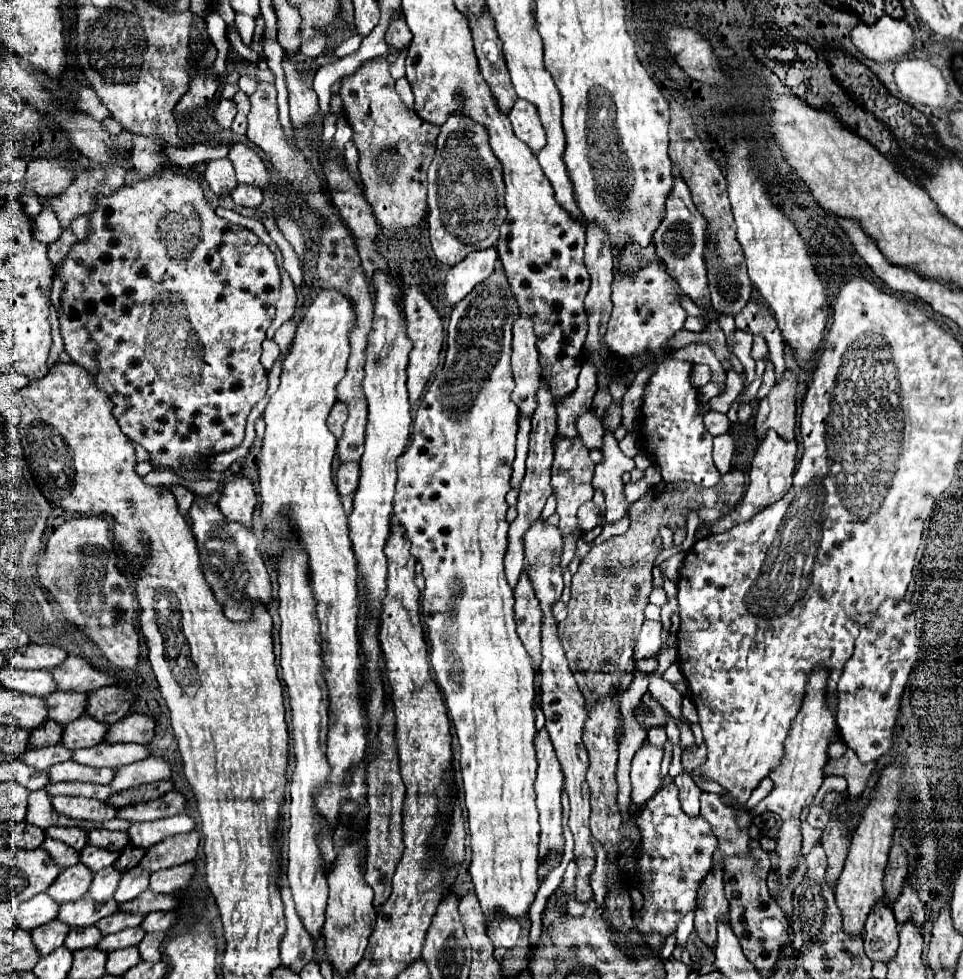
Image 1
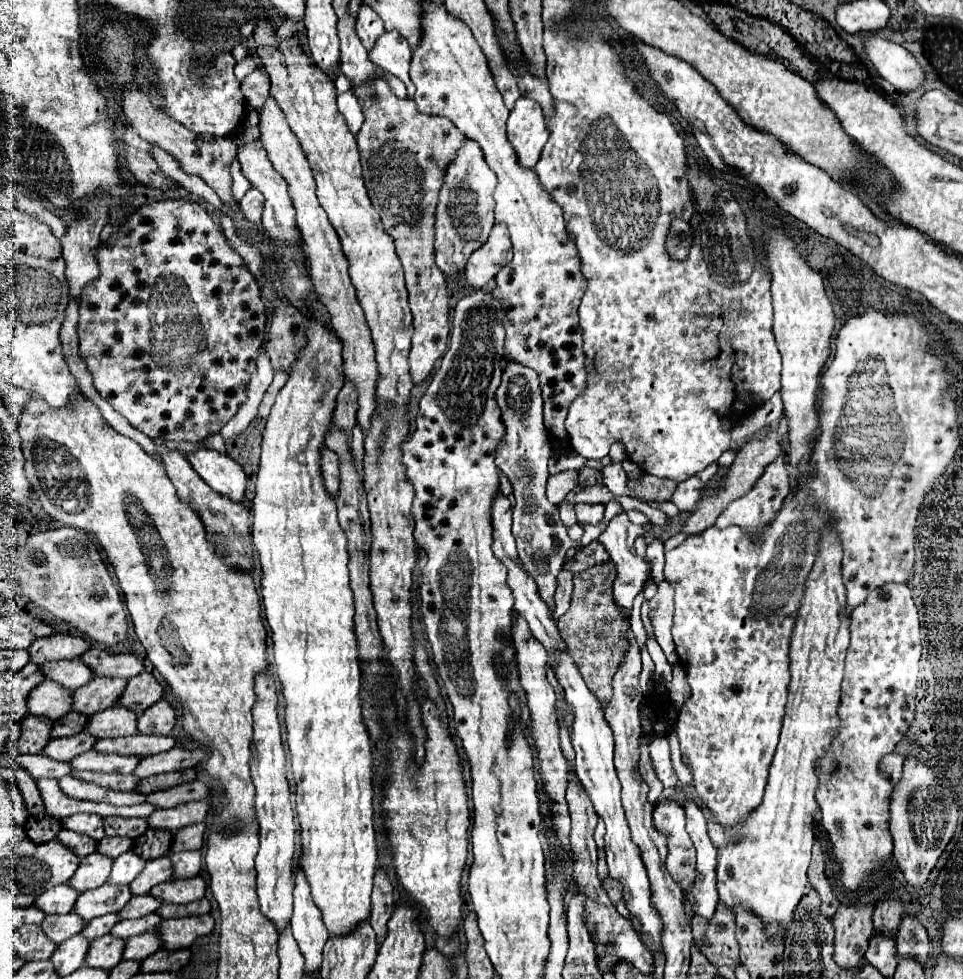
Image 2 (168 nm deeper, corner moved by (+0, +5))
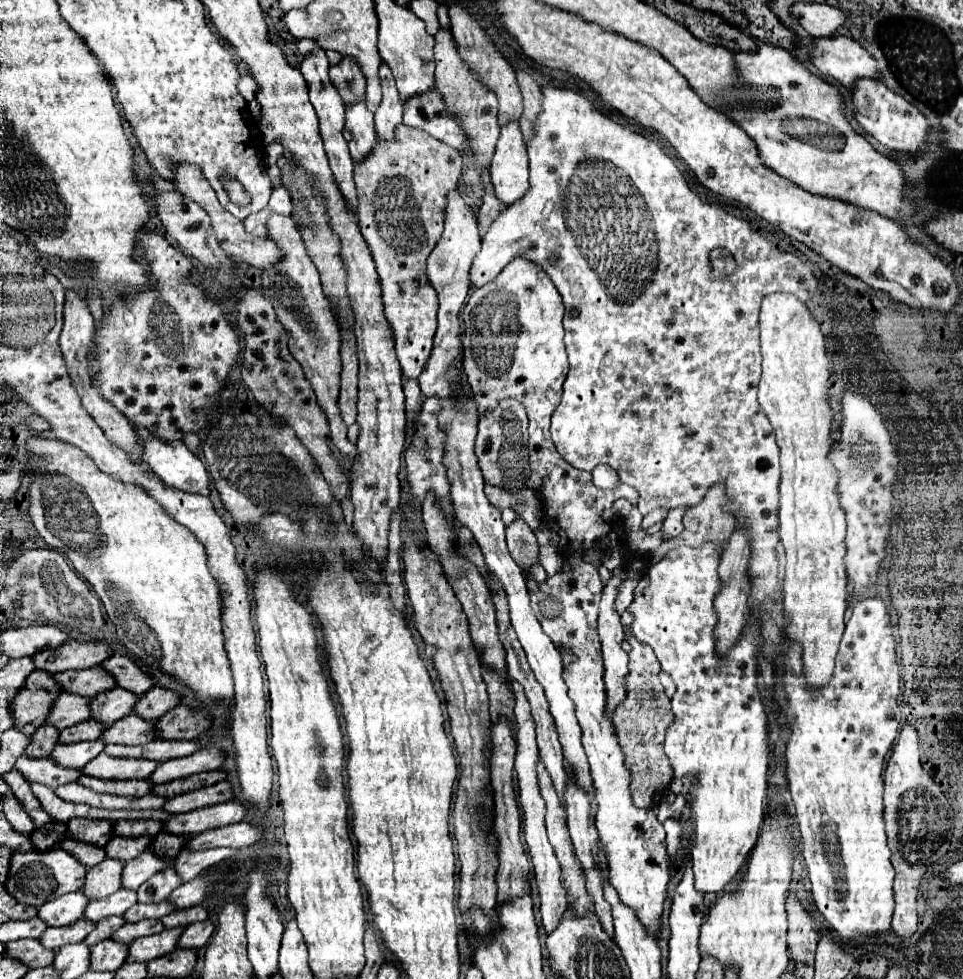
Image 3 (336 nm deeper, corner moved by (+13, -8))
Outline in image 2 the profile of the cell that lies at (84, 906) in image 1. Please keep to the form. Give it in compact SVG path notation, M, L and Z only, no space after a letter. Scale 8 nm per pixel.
M103 884L95 890L81 892L75 906L73 906L73 912L79 914L81 918L85 918L85 922L89 922L91 918L119 912L129 900L131 900L129 886Z

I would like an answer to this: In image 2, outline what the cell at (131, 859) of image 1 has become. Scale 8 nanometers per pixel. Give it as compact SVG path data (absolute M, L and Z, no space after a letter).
M149 828L149 834L143 834L143 836L135 842L133 852L141 854L141 858L147 858L147 860L165 856L165 854L169 852L171 838L173 838L173 834L167 832L167 830L151 830L151 828Z

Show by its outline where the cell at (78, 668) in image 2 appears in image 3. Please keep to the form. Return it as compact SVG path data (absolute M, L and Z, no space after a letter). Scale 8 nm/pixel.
M102 667L82 669L82 671L62 671L54 675L58 683L62 683L64 691L78 693L84 697L96 697L102 691L114 689L118 683L114 683L114 675L108 671L102 671Z

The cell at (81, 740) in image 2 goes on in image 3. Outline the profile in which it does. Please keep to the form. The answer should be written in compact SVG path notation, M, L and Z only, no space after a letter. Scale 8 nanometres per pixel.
M80 741L80 743L70 743L70 745L56 745L52 759L60 763L62 767L72 767L72 769L82 769L86 763L90 763L94 757L98 757L104 751L104 743L98 741Z

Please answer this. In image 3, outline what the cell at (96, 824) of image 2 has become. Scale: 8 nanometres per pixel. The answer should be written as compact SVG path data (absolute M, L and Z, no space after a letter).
M70 819L68 821L68 833L74 839L94 843L98 847L104 847L112 839L114 823L112 821L100 821L100 819Z

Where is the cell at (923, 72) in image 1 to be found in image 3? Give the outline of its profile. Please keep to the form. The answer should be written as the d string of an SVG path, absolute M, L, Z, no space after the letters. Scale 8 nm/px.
M830 35L812 39L812 65L826 77L834 77L844 87L854 87L860 77L876 79L876 59L854 39Z

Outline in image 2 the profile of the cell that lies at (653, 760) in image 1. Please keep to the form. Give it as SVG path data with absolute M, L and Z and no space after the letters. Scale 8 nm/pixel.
M653 738L653 742L649 742L647 748L649 748L651 762L653 762L653 770L655 770L657 778L661 780L661 784L665 788L675 788L677 776L671 768L671 752L669 752L667 738Z

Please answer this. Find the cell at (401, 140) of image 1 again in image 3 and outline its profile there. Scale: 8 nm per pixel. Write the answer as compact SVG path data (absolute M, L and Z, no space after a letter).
M400 125L396 129L396 141L380 143L374 151L362 161L354 165L354 179L358 189L358 219L360 231L372 251L376 271L382 285L382 299L384 299L384 315L390 321L394 343L396 343L396 357L400 361L402 373L410 379L422 373L426 359L430 359L432 339L436 333L436 311L438 311L438 297L432 283L426 279L426 259L438 243L442 229L444 229L444 209L446 209L446 195L454 191L460 183L462 173L462 157L460 153L434 139L426 131Z

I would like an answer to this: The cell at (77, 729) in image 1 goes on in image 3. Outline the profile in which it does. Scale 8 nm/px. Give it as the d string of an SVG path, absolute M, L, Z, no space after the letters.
M134 713L114 723L102 735L104 743L120 743L120 745L144 745L156 739L158 735L154 733L154 721L146 721Z

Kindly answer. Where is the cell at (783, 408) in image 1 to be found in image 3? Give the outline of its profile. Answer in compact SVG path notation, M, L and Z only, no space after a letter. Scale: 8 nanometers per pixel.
M714 485L704 501L684 513L684 531L670 539L668 543L662 543L660 549L652 551L650 563L660 561L668 549L686 545L686 547L702 547L704 543L714 543L718 553L726 549L726 543L734 531L734 519L732 515L726 515L722 511L728 497L724 495L722 485Z

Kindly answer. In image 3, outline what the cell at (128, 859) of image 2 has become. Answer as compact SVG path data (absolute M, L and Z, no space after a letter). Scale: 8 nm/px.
M144 851L140 857L128 861L124 865L122 873L122 887L124 889L138 889L146 879L156 875L158 871L164 871L168 867L174 867L174 859L158 859L154 851Z

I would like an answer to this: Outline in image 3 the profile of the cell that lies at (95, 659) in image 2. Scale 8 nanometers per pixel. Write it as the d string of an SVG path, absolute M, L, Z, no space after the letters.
M116 653L110 659L106 659L102 663L102 667L108 669L116 677L120 687L124 687L124 689L128 689L128 691L132 691L136 695L142 695L150 687L154 687L152 675L142 671L142 667L136 661L132 661L128 655Z

